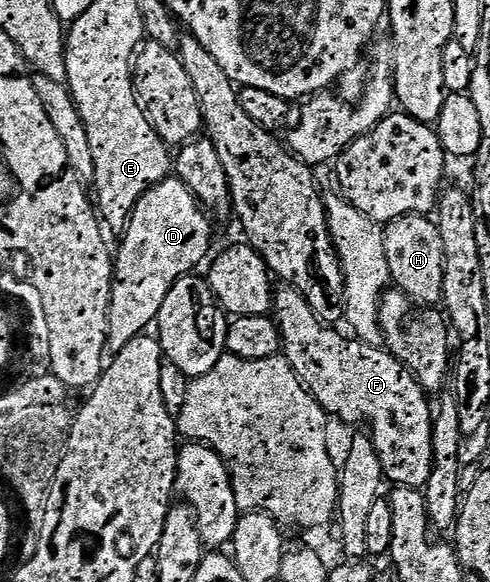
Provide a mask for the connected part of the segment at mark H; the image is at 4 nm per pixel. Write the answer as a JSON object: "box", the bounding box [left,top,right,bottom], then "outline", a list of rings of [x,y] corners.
{"box":[385,215,444,306],"outline":[[[429,215],[396,218],[385,225],[386,257],[393,287],[410,297],[418,306],[438,306],[443,303],[444,272],[440,268],[440,254],[444,252],[444,238],[437,223]]]}

